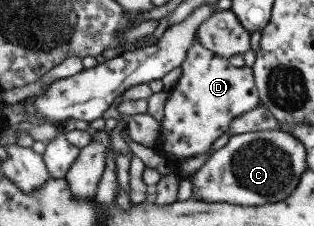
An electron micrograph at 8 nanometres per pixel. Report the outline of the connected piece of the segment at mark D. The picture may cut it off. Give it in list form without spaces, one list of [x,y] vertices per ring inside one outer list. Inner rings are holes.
[[[198,37],[192,39],[192,46],[188,47],[185,59],[180,64],[181,74],[177,81],[167,91],[167,97],[163,106],[162,121],[160,121],[157,150],[173,168],[176,168],[184,158],[192,158],[198,154],[204,154],[212,143],[228,131],[230,120],[234,116],[240,116],[248,110],[252,110],[259,104],[259,96],[254,86],[254,80],[250,67],[240,66],[236,68],[230,66],[227,59],[216,56],[211,50],[204,48]]]

